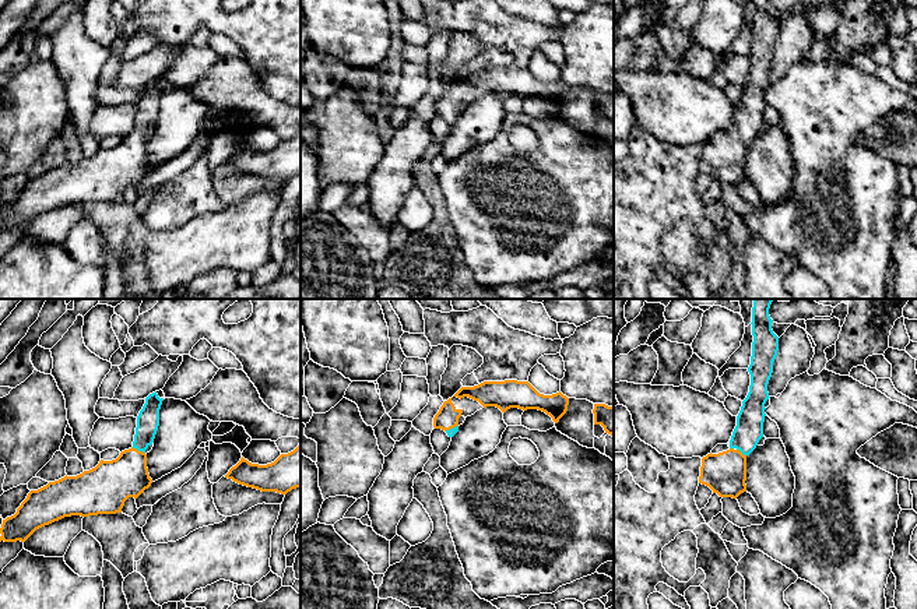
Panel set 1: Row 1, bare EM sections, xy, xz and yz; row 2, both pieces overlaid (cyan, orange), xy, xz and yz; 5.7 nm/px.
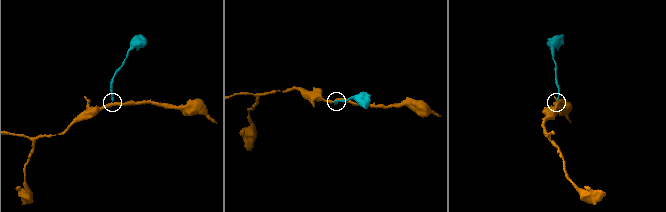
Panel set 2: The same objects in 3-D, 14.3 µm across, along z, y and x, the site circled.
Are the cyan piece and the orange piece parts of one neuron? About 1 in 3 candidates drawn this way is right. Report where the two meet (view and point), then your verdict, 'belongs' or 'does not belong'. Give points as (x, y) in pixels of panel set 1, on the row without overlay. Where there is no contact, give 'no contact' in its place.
contact xy (139, 137); belongs

